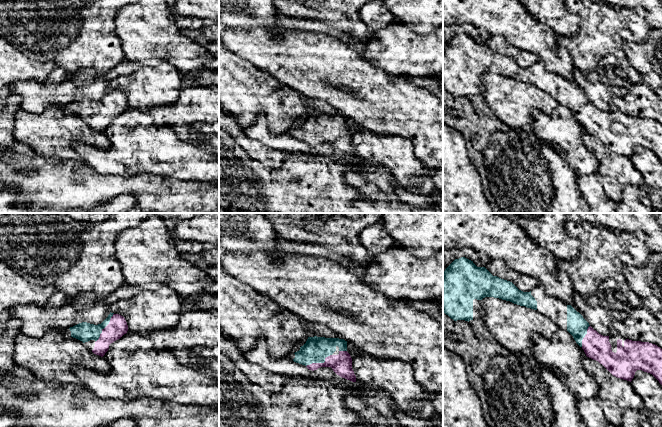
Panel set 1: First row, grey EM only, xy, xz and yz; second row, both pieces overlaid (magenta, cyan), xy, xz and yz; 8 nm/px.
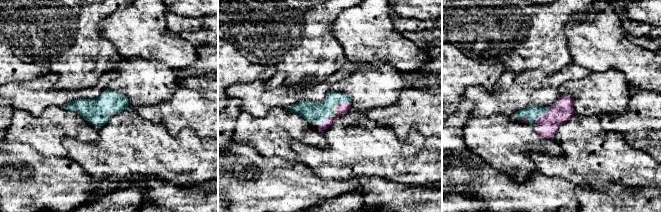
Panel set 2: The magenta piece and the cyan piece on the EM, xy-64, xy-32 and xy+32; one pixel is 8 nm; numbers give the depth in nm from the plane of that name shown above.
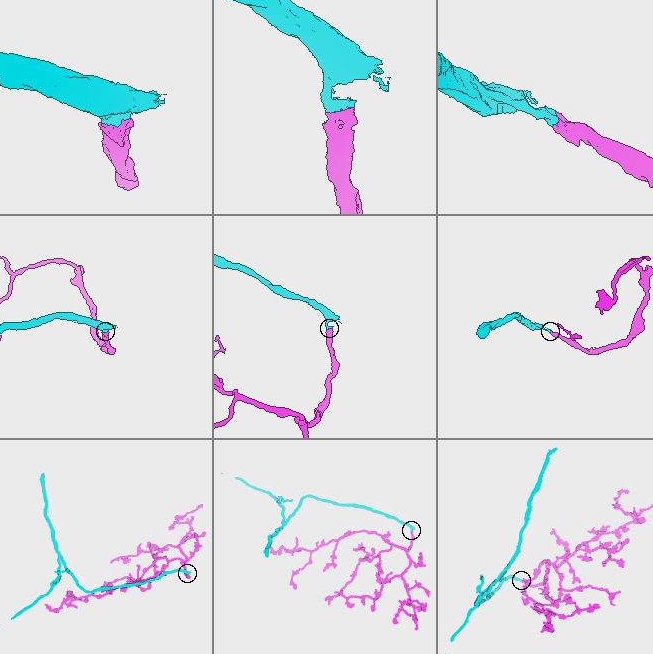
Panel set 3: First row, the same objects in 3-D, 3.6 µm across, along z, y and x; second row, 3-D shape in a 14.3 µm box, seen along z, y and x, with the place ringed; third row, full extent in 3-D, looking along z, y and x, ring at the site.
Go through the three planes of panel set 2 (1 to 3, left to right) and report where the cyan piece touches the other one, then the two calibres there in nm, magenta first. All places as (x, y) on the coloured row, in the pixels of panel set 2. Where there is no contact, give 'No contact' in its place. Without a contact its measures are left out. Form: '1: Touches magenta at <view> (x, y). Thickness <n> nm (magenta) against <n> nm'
1: No contact
2: Touches magenta at xy-32 (325, 118). Thickness 70 nm (magenta) against 150 nm
3: Touches magenta at xy+32 (542, 115). Thickness 170 nm (magenta) against 110 nm

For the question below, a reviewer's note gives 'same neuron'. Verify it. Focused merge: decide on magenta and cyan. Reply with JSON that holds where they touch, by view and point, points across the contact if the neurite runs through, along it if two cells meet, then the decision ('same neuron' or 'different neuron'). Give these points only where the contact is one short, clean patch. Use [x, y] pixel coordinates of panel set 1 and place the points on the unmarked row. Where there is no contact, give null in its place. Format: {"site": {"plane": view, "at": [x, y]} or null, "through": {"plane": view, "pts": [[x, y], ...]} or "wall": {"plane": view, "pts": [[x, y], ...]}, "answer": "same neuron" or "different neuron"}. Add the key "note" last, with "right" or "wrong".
{"site": {"plane": "xy", "at": [105, 103]}, "through": {"plane": "xy", "pts": [[117, 103], [105, 103], [101, 107], [84, 107]]}, "answer": "same neuron", "note": "right"}

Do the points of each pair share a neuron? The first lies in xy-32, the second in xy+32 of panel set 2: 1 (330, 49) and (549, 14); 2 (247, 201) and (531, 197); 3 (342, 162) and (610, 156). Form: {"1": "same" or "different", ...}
{"1": "same", "2": "same", "3": "same"}

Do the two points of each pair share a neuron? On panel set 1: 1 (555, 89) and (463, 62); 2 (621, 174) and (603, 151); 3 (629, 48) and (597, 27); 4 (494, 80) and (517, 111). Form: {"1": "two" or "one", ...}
{"1": "one", "2": "one", "3": "two", "4": "one"}

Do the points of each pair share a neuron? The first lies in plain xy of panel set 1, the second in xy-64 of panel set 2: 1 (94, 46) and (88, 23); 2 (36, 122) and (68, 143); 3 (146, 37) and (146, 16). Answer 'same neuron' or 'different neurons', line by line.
1: same neuron
2: different neurons
3: same neuron

